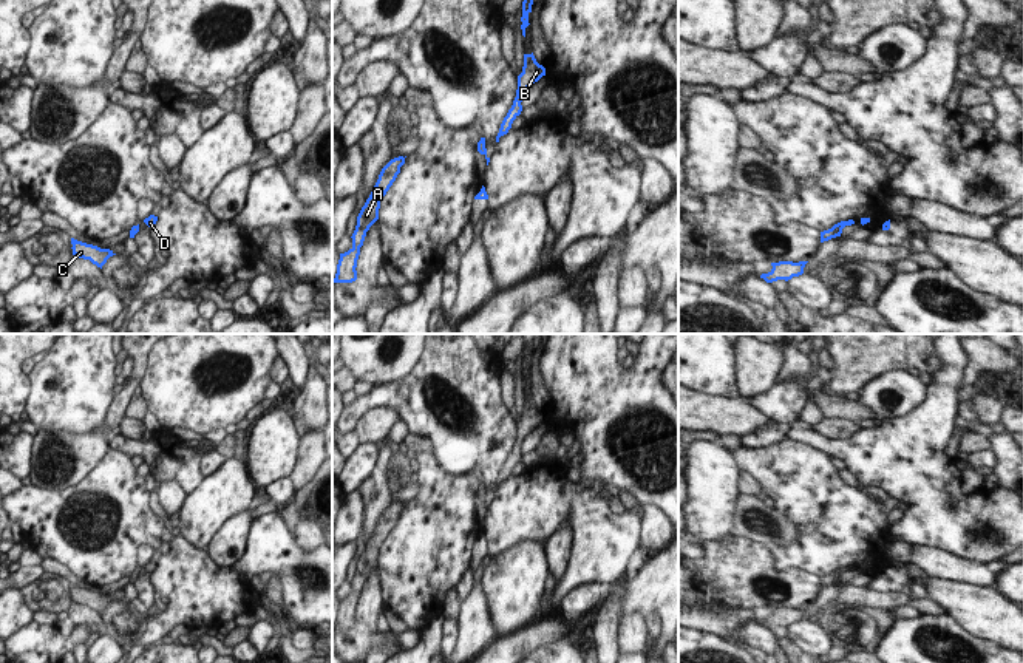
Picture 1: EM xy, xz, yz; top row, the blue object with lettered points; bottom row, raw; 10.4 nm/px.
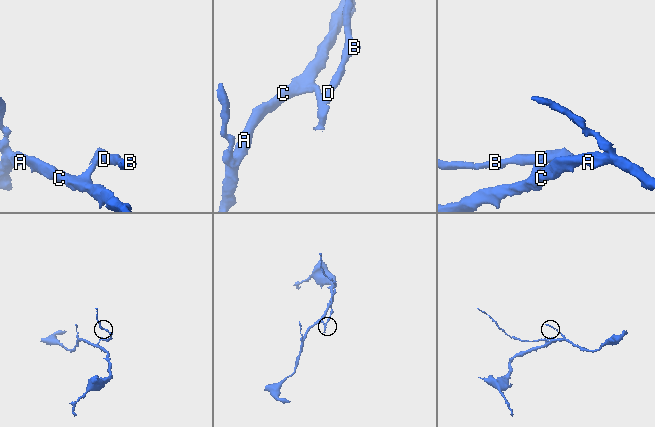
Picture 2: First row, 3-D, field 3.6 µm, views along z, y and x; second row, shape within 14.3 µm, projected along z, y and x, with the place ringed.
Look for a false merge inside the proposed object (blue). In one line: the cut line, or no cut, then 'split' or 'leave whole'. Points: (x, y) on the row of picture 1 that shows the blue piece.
no cut | leave whole

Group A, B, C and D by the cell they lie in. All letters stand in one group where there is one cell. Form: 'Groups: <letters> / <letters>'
Groups: A B C D.

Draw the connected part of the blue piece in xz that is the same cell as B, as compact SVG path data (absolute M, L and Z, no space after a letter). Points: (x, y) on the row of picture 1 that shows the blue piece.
M524 54L524 66L522 73L518 76L518 90L516 90L516 97L513 100L512 108L508 110L507 116L504 117L499 133L496 136L496 142L499 142L499 138L507 134L508 130L512 128L513 121L521 114L522 111L522 96L525 91L538 82L542 76L545 76L545 68L539 65L532 54Z

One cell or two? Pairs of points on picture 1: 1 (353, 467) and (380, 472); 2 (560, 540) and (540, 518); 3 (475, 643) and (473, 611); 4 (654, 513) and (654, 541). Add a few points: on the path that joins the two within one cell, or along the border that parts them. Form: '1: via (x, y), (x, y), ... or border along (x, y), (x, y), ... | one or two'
1: border along (380, 448), (376, 469), (357, 489) | two
2: border along (569, 516), (572, 557), (567, 567) | two
3: via (475, 635), (475, 618) | one
4: via (654, 520), (654, 535) | one

